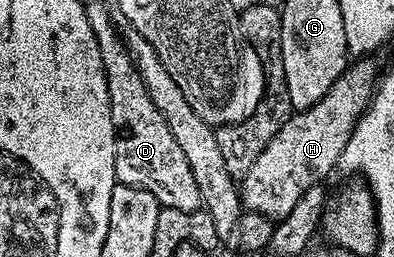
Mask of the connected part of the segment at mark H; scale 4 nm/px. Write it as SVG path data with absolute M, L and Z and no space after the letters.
M359 59L356 63L348 64L346 71L329 87L329 91L308 109L301 109L292 112L290 119L269 139L269 147L261 151L261 155L249 167L249 175L241 179L241 196L244 210L260 213L272 219L281 219L293 211L293 206L297 204L297 199L309 191L309 187L320 184L331 172L336 172L341 155L345 151L345 143L349 141L349 135L355 130L355 125L359 122L359 116L367 110L371 104L371 98L375 96L377 88L377 73L375 77L375 65L371 59Z

